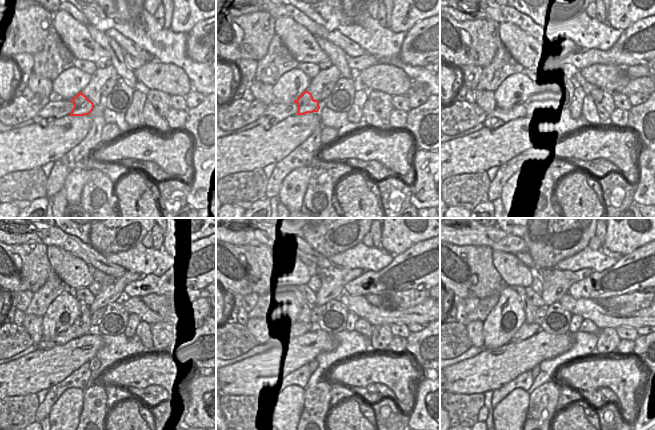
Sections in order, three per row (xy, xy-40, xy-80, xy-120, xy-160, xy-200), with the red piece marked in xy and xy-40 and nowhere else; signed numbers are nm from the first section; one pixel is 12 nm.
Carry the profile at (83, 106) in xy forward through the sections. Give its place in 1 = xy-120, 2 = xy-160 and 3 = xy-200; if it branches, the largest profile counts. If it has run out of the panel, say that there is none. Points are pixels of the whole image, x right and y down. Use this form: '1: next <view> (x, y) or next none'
1: next xy-120 (83, 320)
2: next xy-160 (306, 309)
3: next xy-200 (529, 309)

